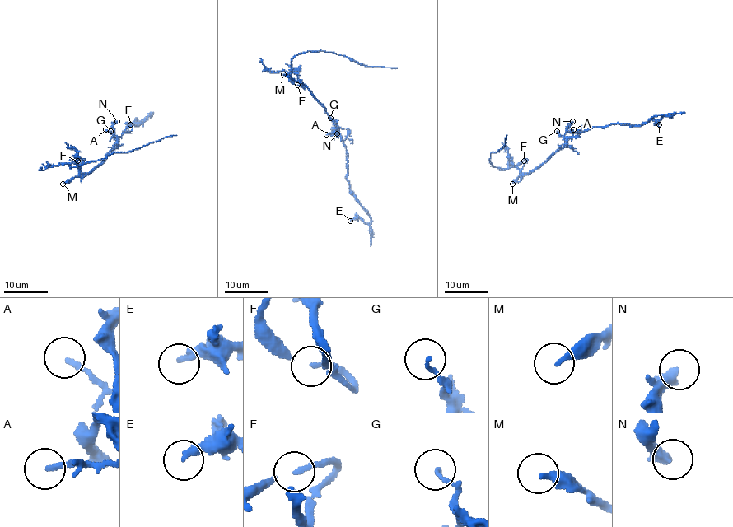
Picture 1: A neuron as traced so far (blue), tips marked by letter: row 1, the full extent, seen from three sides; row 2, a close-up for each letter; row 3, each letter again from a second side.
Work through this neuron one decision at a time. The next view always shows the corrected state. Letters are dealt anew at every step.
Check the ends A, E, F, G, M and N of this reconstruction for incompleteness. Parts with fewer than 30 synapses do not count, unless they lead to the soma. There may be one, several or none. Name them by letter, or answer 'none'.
none

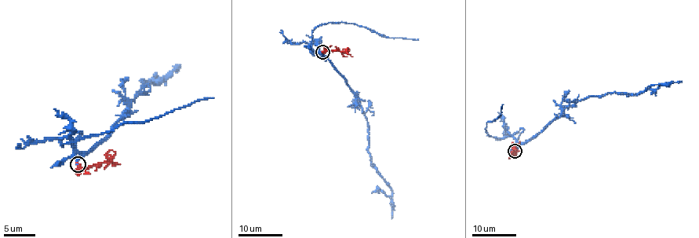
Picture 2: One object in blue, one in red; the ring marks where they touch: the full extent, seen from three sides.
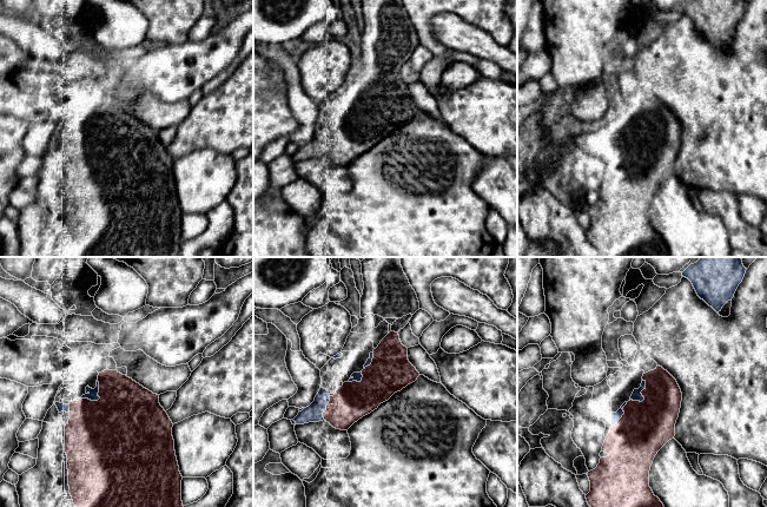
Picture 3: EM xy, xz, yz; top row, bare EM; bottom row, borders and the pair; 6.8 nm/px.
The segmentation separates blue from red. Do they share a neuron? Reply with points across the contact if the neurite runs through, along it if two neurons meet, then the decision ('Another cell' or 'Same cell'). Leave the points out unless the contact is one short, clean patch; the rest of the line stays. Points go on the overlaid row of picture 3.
Same cell

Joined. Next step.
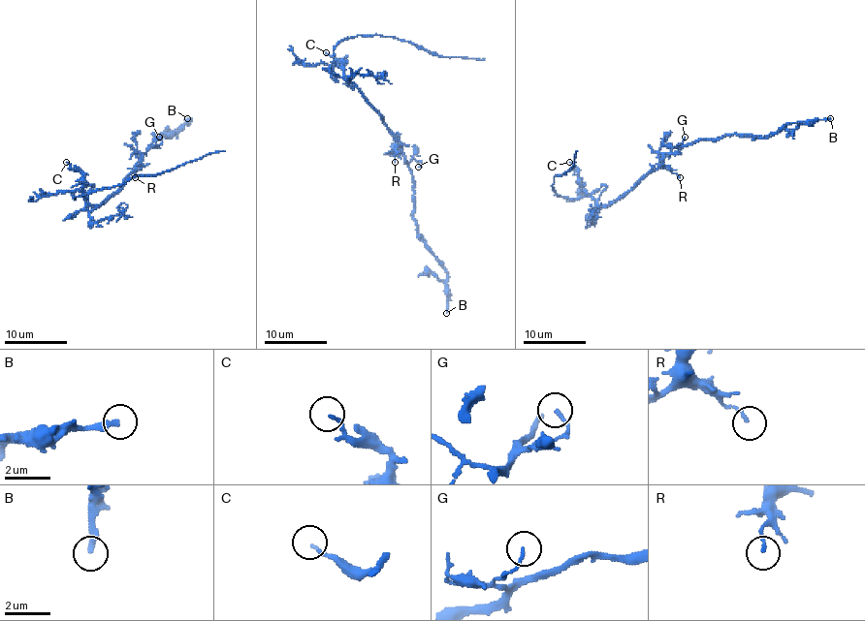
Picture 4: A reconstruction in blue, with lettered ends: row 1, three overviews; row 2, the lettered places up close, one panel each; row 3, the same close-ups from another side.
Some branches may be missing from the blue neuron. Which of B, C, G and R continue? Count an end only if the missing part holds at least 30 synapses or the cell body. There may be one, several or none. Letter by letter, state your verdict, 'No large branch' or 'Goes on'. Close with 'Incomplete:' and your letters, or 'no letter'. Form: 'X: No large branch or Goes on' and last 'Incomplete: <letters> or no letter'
B: Goes on
C: No large branch
G: No large branch
R: No large branch
Incomplete: B

